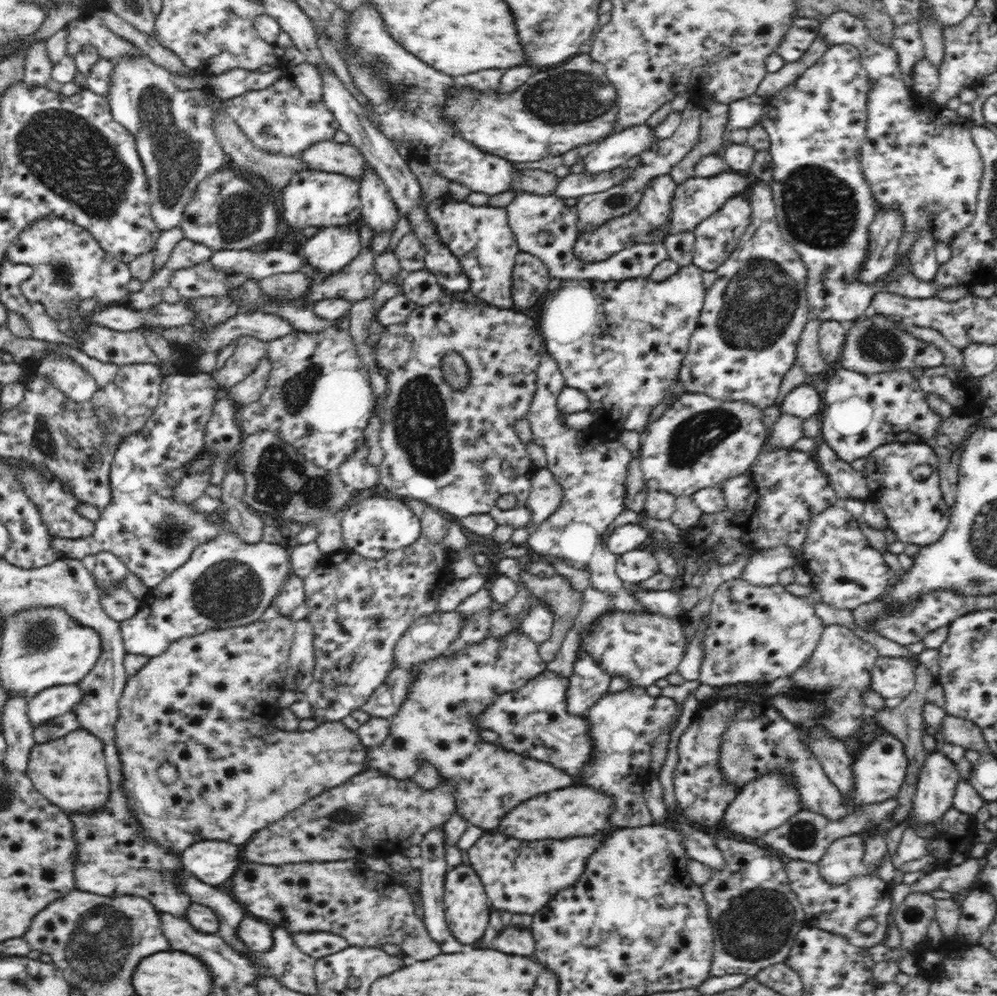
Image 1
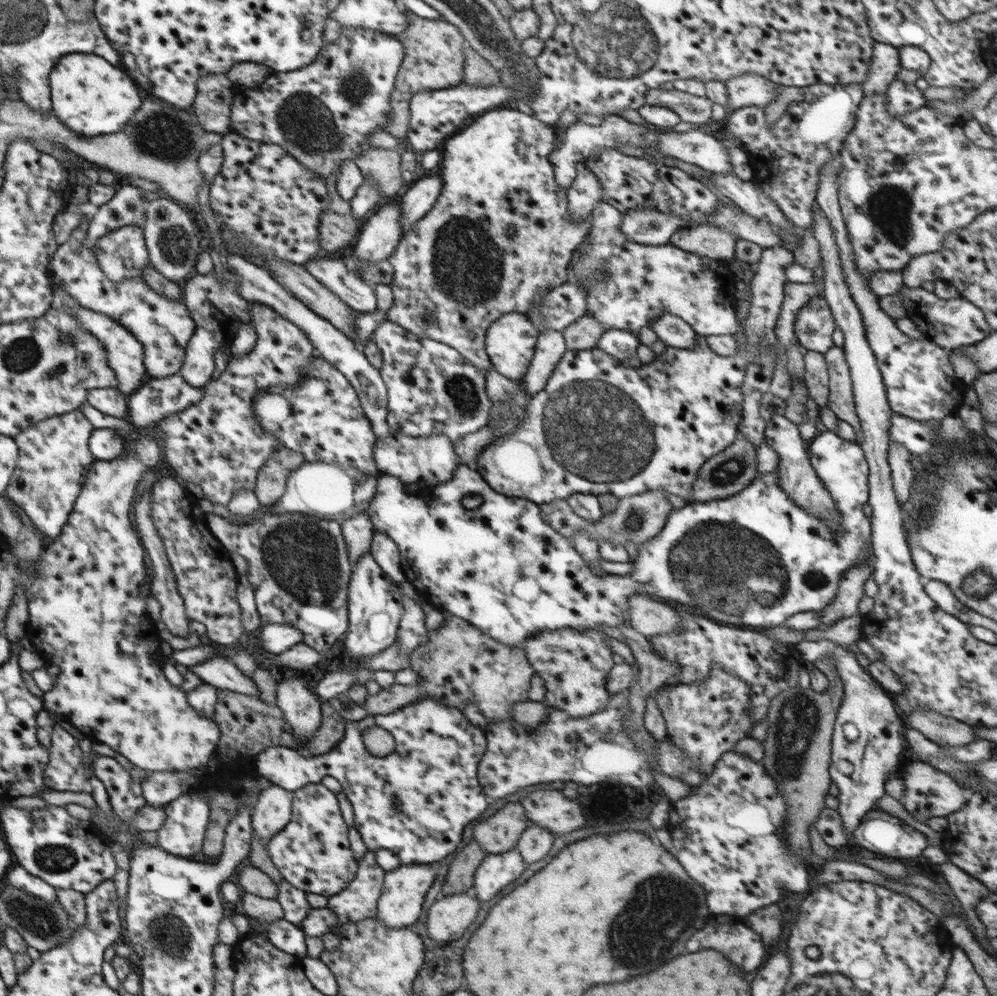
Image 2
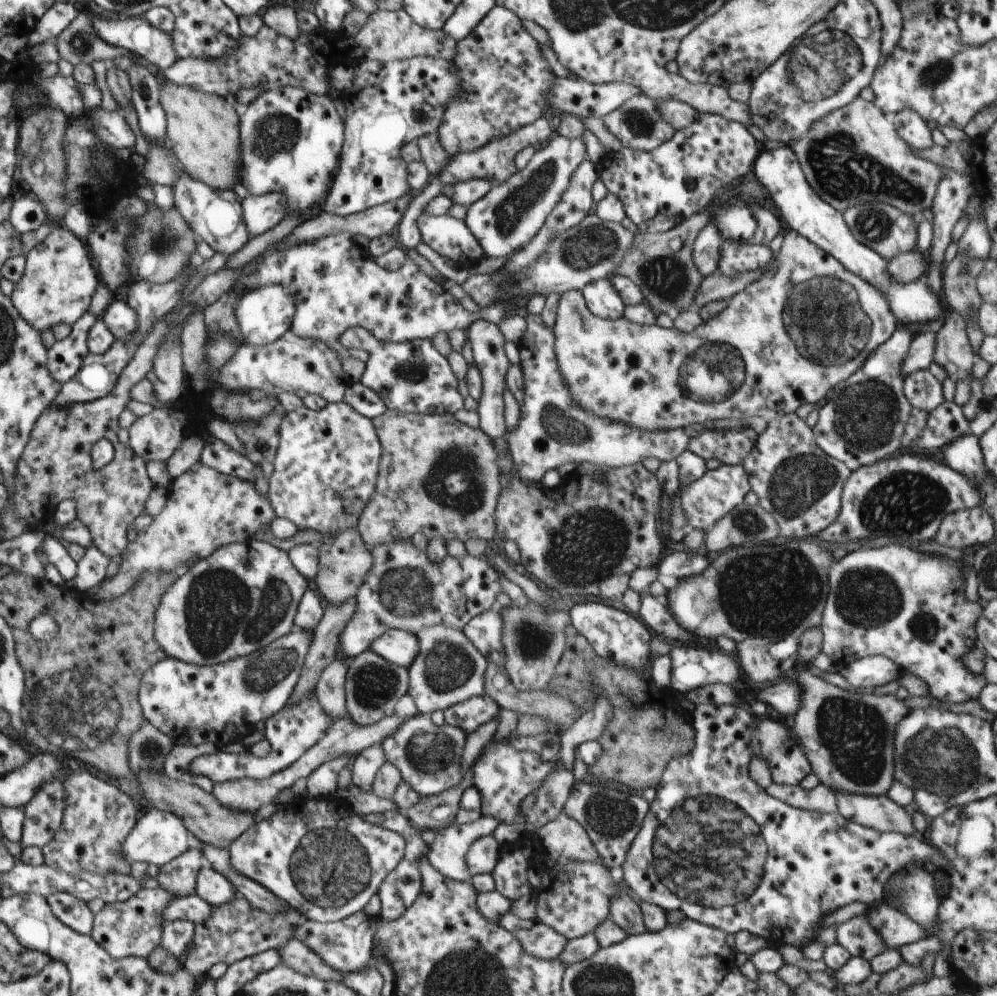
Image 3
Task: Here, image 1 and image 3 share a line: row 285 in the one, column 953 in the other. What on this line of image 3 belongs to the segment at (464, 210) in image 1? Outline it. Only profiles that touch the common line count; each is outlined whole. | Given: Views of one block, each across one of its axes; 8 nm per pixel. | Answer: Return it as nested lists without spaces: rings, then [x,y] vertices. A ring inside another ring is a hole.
[[[904,454],[904,456],[896,456],[896,458],[881,459],[875,464],[865,465],[851,472],[841,493],[838,519],[821,531],[816,536],[816,540],[830,547],[835,547],[840,542],[882,536],[895,538],[907,545],[930,541],[948,514],[980,506],[979,484],[979,480],[964,477],[942,462],[934,462],[932,458]]]

